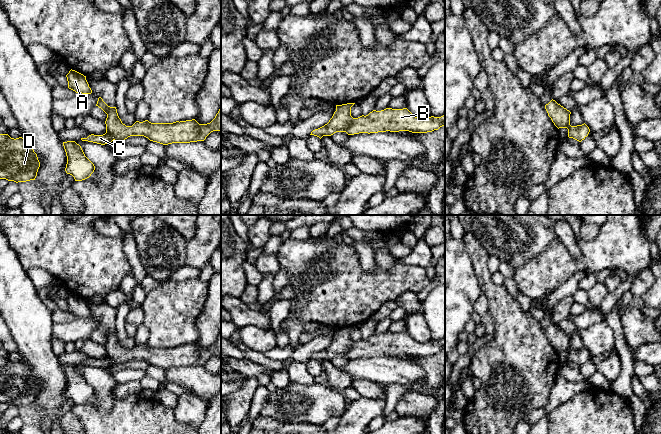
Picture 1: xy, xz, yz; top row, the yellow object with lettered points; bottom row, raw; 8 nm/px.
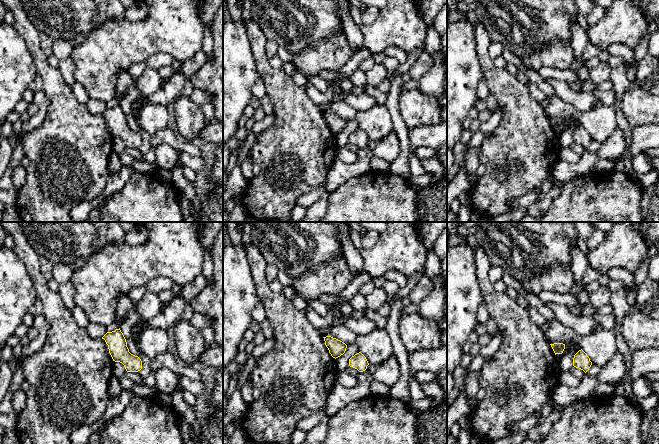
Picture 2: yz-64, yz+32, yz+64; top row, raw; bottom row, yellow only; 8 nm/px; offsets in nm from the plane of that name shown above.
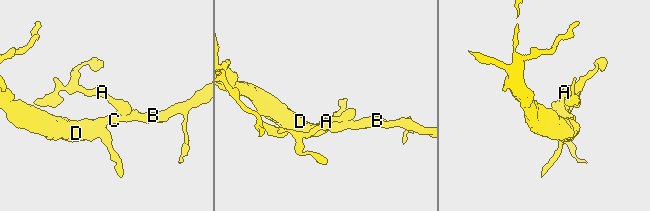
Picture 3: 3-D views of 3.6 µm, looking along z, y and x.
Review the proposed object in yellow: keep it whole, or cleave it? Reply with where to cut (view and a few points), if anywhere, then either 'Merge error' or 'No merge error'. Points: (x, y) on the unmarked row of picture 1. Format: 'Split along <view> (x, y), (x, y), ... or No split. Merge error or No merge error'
No split. No merge error

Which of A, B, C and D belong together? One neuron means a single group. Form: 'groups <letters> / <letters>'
groups A B C D

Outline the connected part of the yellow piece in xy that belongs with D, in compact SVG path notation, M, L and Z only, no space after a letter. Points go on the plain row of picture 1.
M0 358L0 403L16 407L35 404L39 391L37 378L22 361L14 363L8 358Z

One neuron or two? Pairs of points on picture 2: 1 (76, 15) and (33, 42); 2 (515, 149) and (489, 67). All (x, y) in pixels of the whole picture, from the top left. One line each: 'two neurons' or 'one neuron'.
1: two neurons
2: one neuron

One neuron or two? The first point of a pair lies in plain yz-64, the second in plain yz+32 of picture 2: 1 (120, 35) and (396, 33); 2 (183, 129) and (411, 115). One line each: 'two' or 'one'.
1: one
2: one

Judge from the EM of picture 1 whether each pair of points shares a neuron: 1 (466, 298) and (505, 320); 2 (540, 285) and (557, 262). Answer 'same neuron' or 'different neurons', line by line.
1: different neurons
2: same neuron

